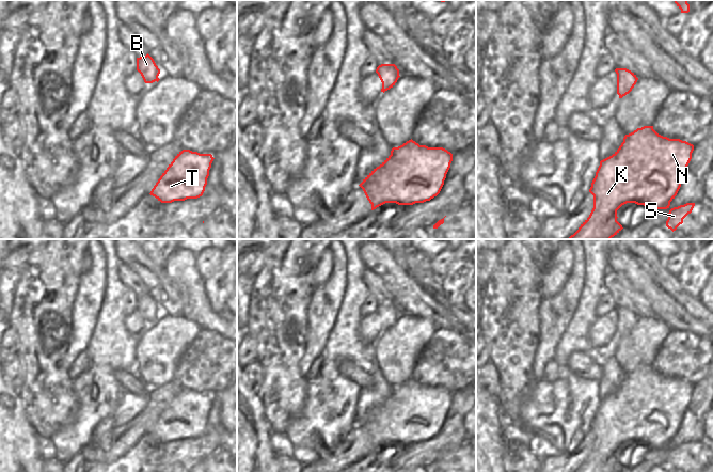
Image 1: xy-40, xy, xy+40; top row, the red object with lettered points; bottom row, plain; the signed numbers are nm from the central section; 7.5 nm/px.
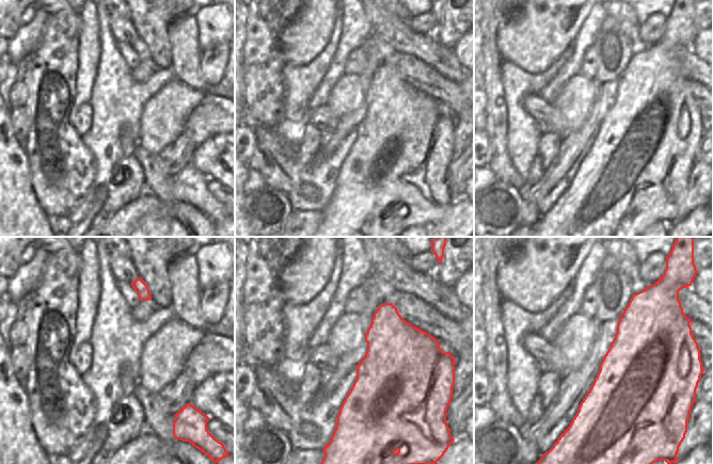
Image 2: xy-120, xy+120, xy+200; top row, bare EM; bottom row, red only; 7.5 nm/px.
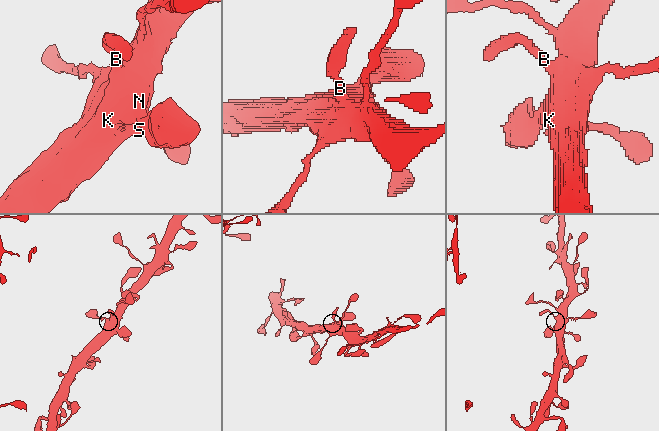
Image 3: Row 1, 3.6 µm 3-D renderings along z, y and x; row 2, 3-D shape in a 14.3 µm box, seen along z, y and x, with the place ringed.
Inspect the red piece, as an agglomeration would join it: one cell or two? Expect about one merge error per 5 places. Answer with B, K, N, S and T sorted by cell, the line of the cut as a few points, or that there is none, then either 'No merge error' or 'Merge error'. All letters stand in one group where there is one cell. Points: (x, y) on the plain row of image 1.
Groups: B K N S T. No split. No merge error

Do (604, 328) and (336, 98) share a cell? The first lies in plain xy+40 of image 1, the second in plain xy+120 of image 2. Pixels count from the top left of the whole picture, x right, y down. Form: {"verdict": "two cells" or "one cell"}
{"verdict": "one cell"}

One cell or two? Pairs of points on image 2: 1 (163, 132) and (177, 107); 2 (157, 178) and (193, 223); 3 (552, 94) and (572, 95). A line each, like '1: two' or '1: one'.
1: one
2: one
3: two

